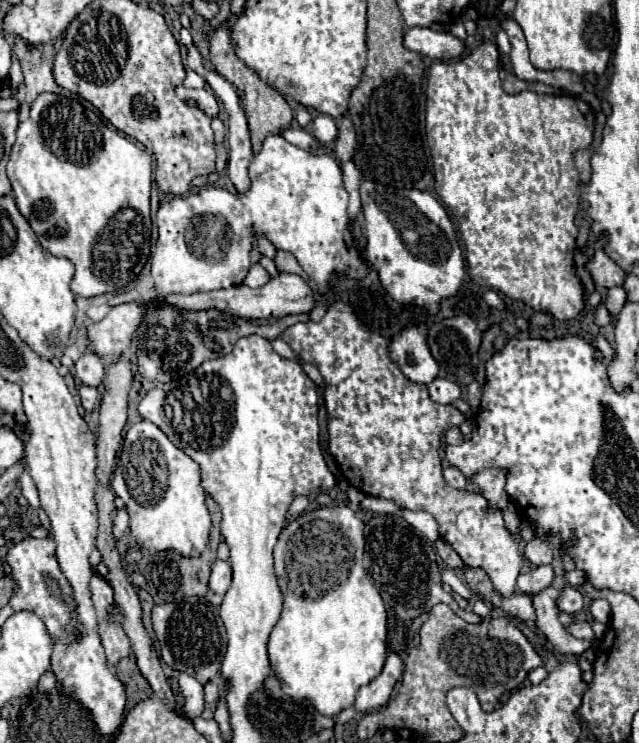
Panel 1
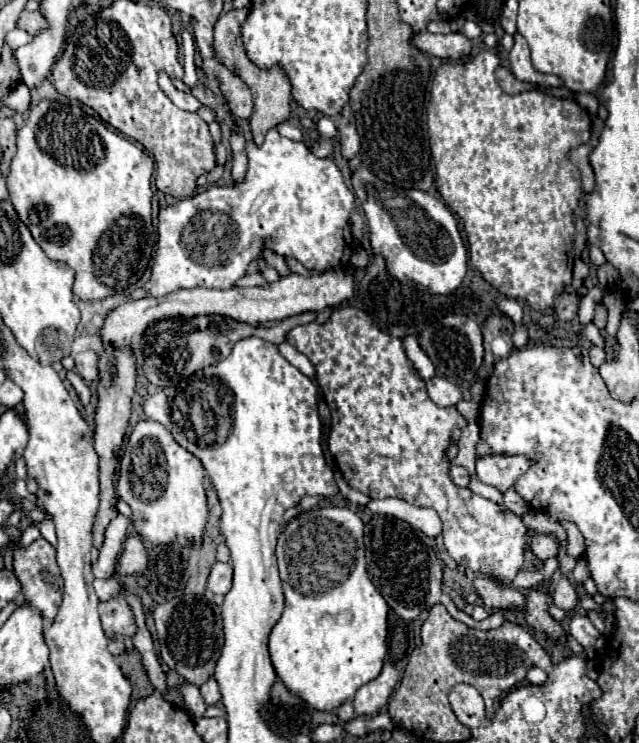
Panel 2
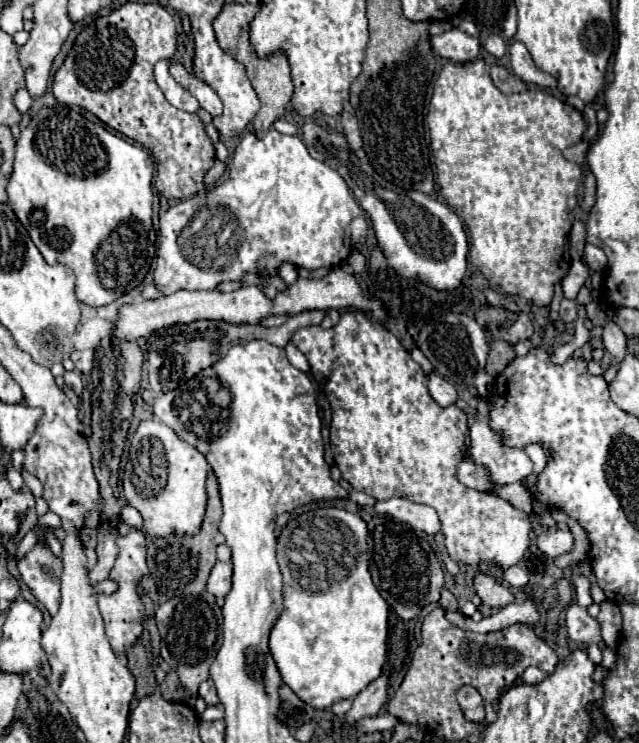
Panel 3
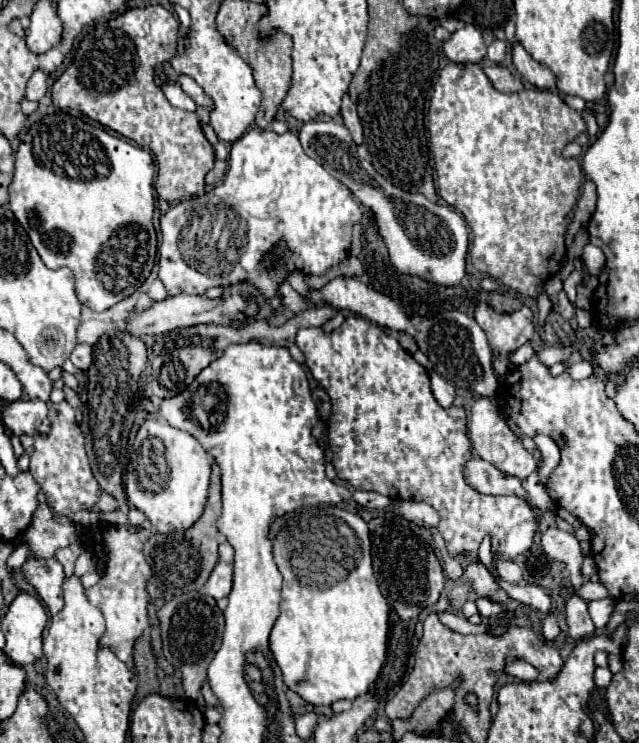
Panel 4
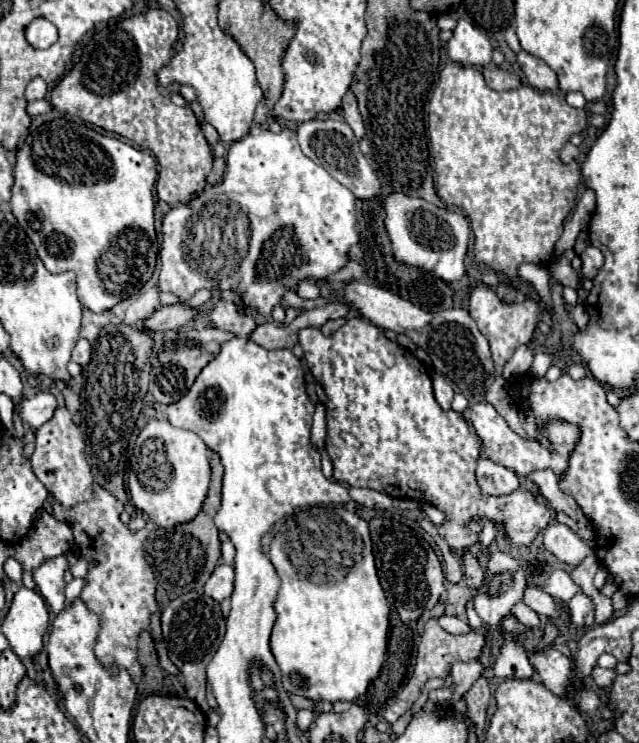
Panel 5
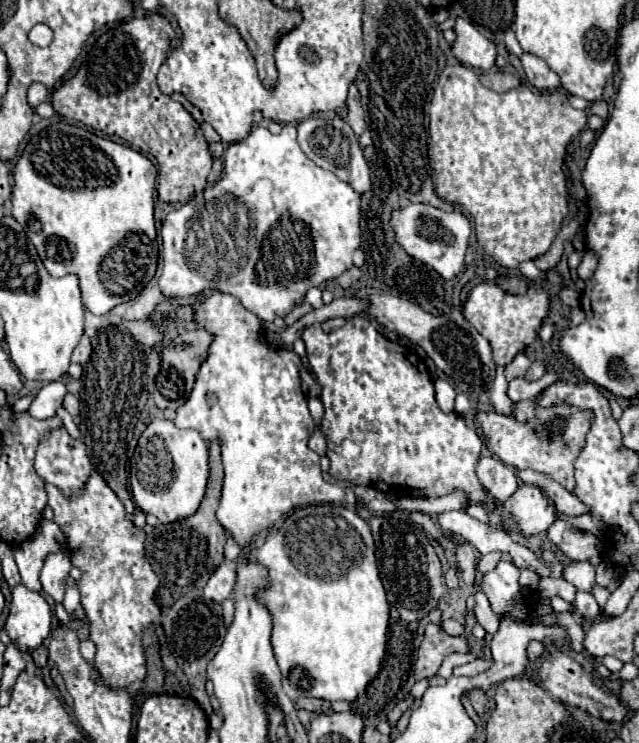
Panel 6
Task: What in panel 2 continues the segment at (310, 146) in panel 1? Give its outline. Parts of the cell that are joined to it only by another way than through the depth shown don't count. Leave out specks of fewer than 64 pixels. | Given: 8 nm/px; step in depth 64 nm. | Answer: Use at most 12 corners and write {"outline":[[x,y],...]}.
{"outline":[[278,124],[278,132],[286,138],[300,140],[300,128],[288,124]]}

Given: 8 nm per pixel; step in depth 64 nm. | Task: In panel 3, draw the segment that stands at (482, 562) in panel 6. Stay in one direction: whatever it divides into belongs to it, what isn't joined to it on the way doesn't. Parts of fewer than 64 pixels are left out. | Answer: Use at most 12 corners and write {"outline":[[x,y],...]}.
{"outline":[[520,566],[504,568],[502,576],[514,588],[528,584]]}

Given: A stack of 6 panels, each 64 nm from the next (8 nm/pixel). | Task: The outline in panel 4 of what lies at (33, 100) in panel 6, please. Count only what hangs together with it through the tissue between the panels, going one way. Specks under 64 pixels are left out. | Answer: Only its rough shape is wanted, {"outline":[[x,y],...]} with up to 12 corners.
{"outline":[[36,70],[26,86],[28,100],[44,100],[48,76]]}

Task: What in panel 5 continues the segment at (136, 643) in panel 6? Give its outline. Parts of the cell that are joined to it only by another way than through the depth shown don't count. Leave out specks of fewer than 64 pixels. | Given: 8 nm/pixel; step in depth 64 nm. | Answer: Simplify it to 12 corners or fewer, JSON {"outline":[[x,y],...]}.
{"outline":[[98,482],[54,518],[88,562],[96,658],[142,678],[138,636],[158,612],[148,530]]}

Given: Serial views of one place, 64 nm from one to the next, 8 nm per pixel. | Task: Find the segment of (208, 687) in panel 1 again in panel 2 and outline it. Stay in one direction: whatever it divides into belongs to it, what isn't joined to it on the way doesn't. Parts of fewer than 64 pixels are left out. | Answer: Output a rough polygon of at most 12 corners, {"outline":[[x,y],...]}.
{"outline":[[214,678],[200,686],[208,706],[218,704],[220,692]]}

